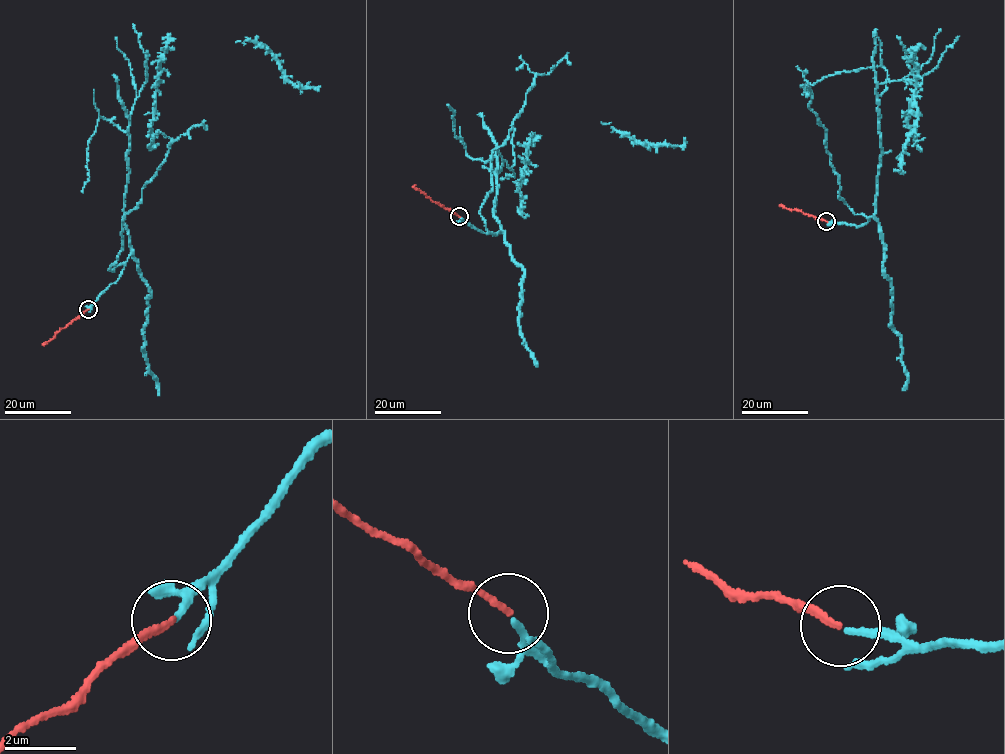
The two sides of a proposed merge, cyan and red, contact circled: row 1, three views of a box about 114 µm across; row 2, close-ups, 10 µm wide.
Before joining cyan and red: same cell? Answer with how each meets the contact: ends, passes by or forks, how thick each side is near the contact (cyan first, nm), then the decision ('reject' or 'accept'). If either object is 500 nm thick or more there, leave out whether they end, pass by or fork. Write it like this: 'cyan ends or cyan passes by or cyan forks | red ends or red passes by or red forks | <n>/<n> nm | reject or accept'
cyan ends | red ends | 190/180 nm | accept

